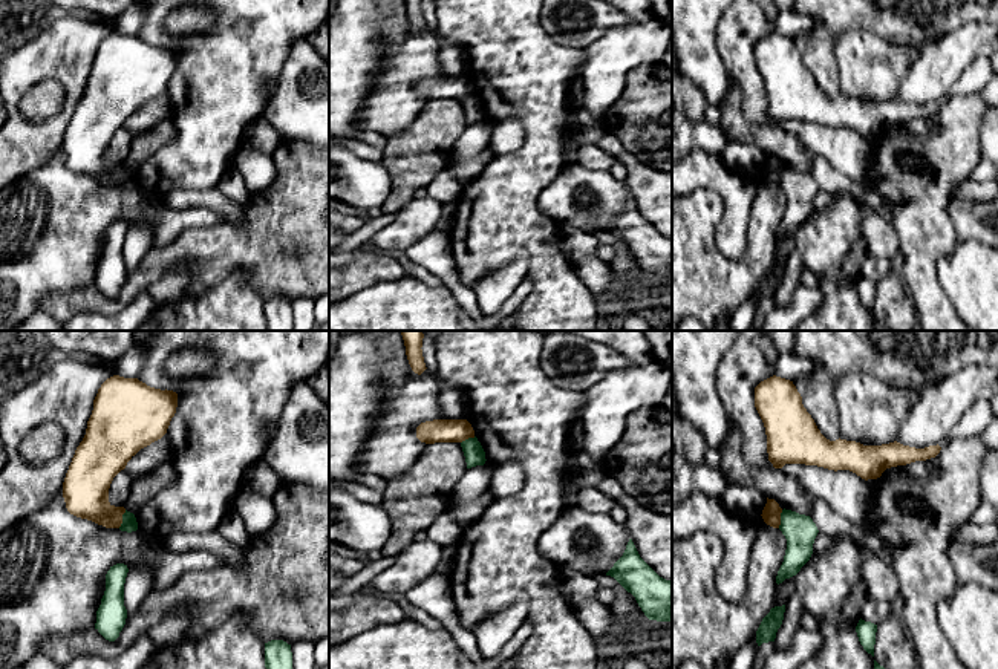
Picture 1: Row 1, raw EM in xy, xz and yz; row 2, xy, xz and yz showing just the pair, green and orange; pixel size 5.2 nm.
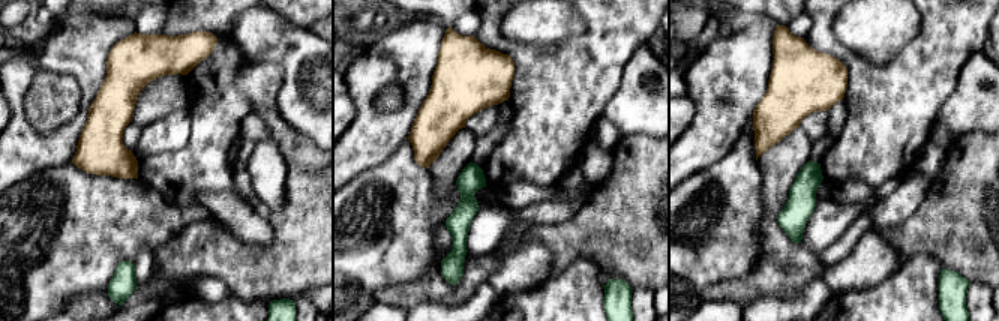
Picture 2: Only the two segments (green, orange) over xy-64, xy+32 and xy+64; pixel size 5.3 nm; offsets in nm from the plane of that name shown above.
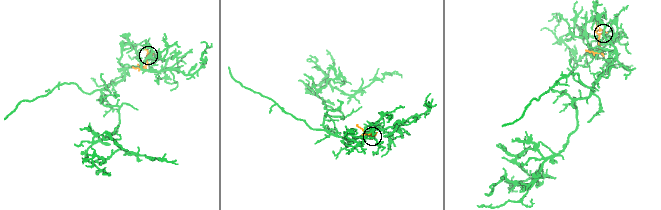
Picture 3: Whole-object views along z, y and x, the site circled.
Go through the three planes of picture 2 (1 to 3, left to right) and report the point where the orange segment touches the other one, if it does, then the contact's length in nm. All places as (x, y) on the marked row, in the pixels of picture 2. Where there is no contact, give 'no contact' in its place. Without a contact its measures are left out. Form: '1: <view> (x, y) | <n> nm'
1: no contact
2: no contact
3: no contact

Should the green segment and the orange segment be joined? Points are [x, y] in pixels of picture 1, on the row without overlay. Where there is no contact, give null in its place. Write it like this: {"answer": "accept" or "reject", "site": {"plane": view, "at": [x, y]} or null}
{"answer": "reject", "site": {"plane": "xy", "at": [123, 176]}}

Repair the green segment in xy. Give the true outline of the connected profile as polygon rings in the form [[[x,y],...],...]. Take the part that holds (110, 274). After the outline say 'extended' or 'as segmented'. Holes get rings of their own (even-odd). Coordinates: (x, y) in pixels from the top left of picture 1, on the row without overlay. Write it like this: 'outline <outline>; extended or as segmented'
outline [[[116,220],[106,231],[106,248],[96,268],[95,286],[109,299],[115,299],[126,282],[124,240],[127,230],[127,222]]]; as segmented

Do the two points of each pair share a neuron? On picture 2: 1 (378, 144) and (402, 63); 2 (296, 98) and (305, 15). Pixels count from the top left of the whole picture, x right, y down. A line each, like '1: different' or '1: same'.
1: same
2: different

